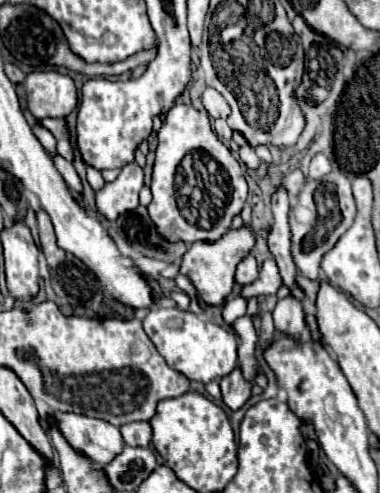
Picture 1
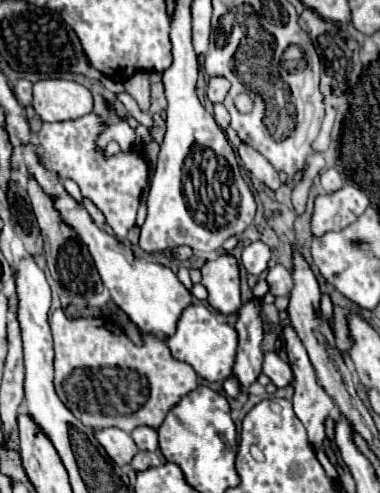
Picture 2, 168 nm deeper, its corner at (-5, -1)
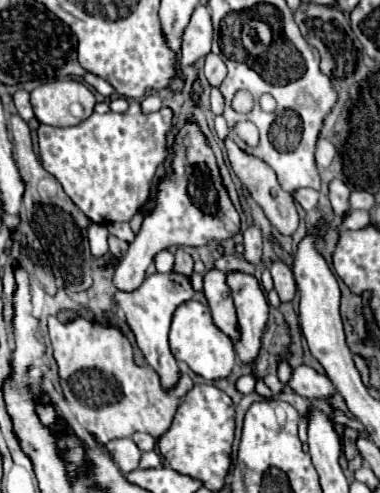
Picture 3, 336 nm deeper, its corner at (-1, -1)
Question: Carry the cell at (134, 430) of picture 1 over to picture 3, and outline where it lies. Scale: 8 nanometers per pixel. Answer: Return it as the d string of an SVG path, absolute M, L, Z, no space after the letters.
M133 433L131 439L135 441L135 445L137 445L141 451L153 451L153 449L155 449L155 439L153 439L149 433Z

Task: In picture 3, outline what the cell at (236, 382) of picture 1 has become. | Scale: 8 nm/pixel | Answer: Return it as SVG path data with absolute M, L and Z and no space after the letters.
M227 273L227 285L233 293L241 331L241 339L239 343L235 343L237 357L241 359L241 363L253 363L259 353L259 341L267 323L269 303L265 291L261 289L261 283L249 273Z

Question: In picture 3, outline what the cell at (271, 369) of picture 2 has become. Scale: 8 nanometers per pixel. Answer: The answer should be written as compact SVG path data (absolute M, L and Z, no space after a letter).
M301 365L293 371L289 385L295 389L295 393L311 401L313 399L329 401L337 393L335 385L331 383L331 379L327 379L327 375L321 375L313 367L307 367L307 365Z

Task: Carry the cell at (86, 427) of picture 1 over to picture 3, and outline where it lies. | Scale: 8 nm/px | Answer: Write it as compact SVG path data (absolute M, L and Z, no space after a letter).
M113 439L105 447L111 451L115 463L119 465L119 469L123 473L129 473L129 471L133 471L133 469L139 467L141 451L133 443L133 439Z

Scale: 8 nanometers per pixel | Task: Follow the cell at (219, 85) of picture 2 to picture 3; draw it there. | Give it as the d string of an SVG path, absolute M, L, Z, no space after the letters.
M209 53L205 57L205 77L211 83L211 87L219 87L225 75L227 75L227 67L221 61L221 57L217 57L215 53Z

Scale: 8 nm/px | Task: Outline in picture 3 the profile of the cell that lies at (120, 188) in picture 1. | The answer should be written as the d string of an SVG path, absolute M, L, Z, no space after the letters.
M137 101L129 103L125 113L93 113L89 119L75 127L49 127L41 125L37 129L39 135L39 151L43 167L61 183L71 201L93 221L99 225L107 223L123 223L131 221L131 217L151 199L151 189L155 181L155 171L169 157L167 147L167 131L171 129L173 111L169 107L161 107L155 113L143 113Z

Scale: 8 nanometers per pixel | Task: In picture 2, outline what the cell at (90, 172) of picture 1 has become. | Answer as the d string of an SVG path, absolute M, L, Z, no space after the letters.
M126 120L111 124L104 130L97 139L97 148L104 149L107 141L116 141L123 152L130 151L135 144L135 131L129 126Z

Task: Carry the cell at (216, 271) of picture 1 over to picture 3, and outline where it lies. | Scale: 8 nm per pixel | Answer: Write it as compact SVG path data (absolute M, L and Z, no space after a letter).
M211 269L205 273L205 285L203 293L207 297L207 303L211 307L211 315L215 325L229 335L233 341L239 341L239 329L237 329L237 313L231 299L231 291L225 281L225 273L219 269Z

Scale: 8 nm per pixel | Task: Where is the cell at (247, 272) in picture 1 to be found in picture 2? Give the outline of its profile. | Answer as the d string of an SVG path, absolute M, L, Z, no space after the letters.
M253 241L249 247L243 249L241 263L243 263L243 267L247 269L249 275L261 275L267 269L269 257L271 257L269 247L261 241Z

